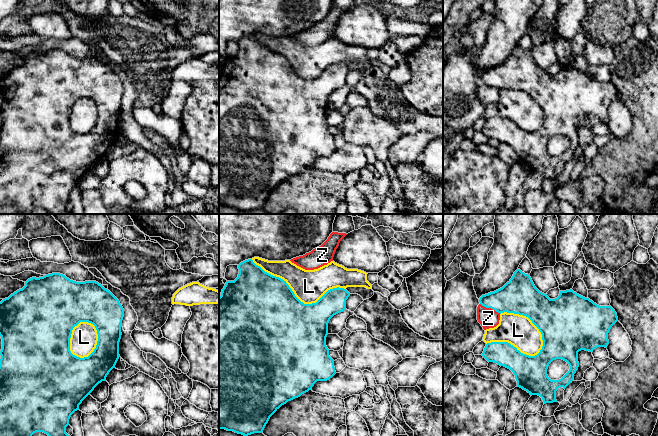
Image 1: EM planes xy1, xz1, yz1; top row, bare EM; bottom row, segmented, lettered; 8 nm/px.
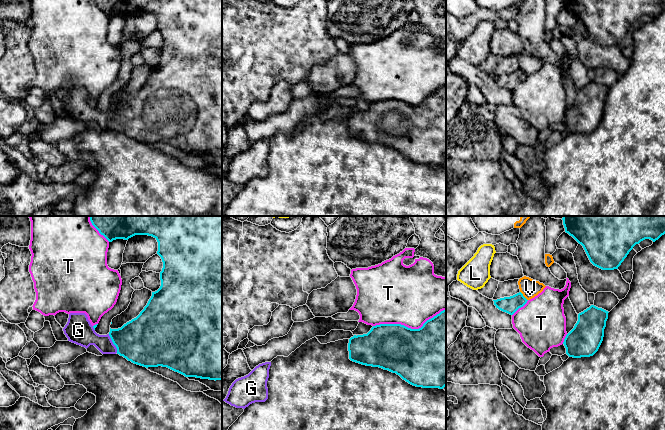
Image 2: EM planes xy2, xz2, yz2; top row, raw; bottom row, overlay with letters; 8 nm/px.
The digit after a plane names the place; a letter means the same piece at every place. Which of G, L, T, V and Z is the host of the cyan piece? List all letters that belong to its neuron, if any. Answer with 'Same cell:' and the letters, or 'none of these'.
Same cell: G

